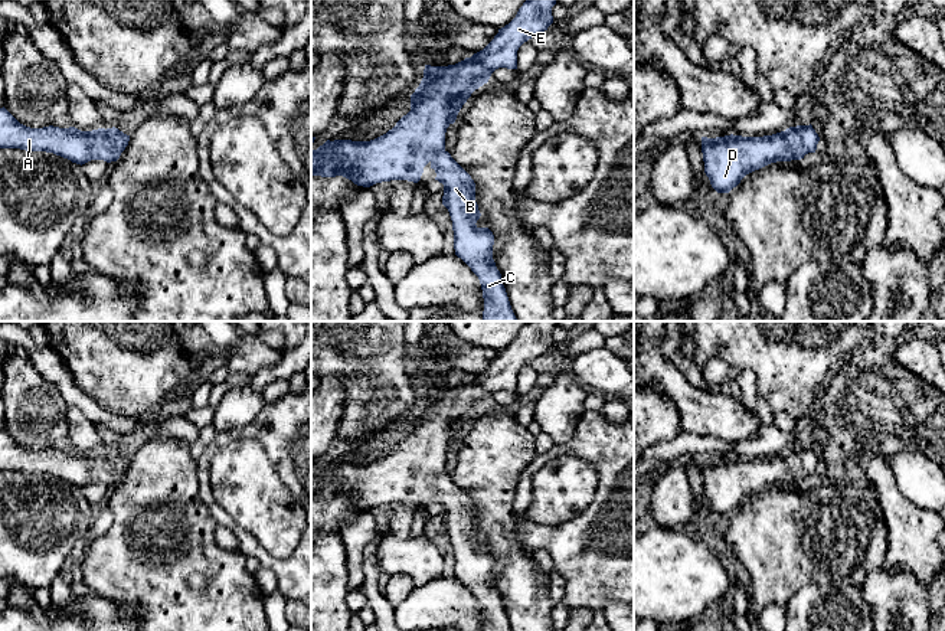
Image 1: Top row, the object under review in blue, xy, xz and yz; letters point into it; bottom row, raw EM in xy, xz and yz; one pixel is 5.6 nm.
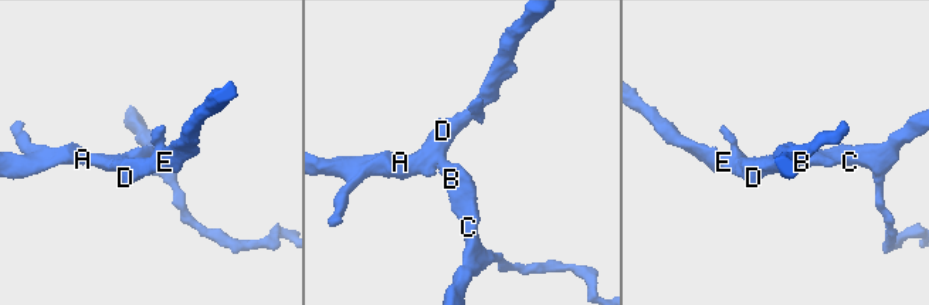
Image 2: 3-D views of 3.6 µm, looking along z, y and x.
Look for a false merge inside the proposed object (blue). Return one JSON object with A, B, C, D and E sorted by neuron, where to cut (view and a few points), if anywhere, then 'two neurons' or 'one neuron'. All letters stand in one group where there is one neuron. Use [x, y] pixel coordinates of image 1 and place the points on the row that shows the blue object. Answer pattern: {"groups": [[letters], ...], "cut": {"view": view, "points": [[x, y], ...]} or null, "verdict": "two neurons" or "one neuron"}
{"groups": [["A", "B", "C", "D", "E"]], "cut": null, "verdict": "one neuron"}

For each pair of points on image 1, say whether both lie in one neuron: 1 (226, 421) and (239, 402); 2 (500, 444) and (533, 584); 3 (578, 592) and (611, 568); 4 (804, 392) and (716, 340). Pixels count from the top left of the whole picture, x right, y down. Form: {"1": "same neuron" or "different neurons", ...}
{"1": "same neuron", "2": "same neuron", "3": "same neuron", "4": "same neuron"}

